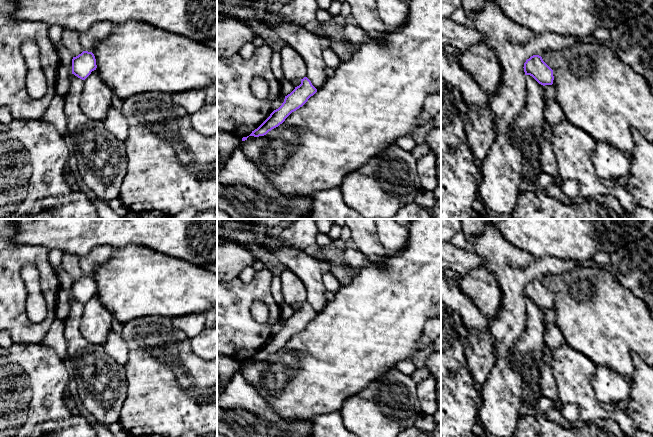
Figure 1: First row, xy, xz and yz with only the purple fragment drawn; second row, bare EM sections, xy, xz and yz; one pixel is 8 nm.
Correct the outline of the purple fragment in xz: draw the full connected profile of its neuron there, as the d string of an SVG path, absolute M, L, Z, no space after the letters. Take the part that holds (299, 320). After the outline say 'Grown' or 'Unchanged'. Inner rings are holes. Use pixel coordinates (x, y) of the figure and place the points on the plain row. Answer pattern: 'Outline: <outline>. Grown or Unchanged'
Outline: M304 301L301 303L301 308L285 320L282 329L274 334L249 360L259 361L266 359L269 355L282 348L292 336L302 331L316 316L317 313L312 309L311 305Z. Unchanged

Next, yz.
Outline: M533 279L524 287L525 299L532 300L539 308L552 309L553 294L543 285L539 279Z. Unchanged

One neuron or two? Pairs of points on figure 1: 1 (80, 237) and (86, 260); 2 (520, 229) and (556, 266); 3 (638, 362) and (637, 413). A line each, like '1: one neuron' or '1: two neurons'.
1: two neurons
2: two neurons
3: one neuron

